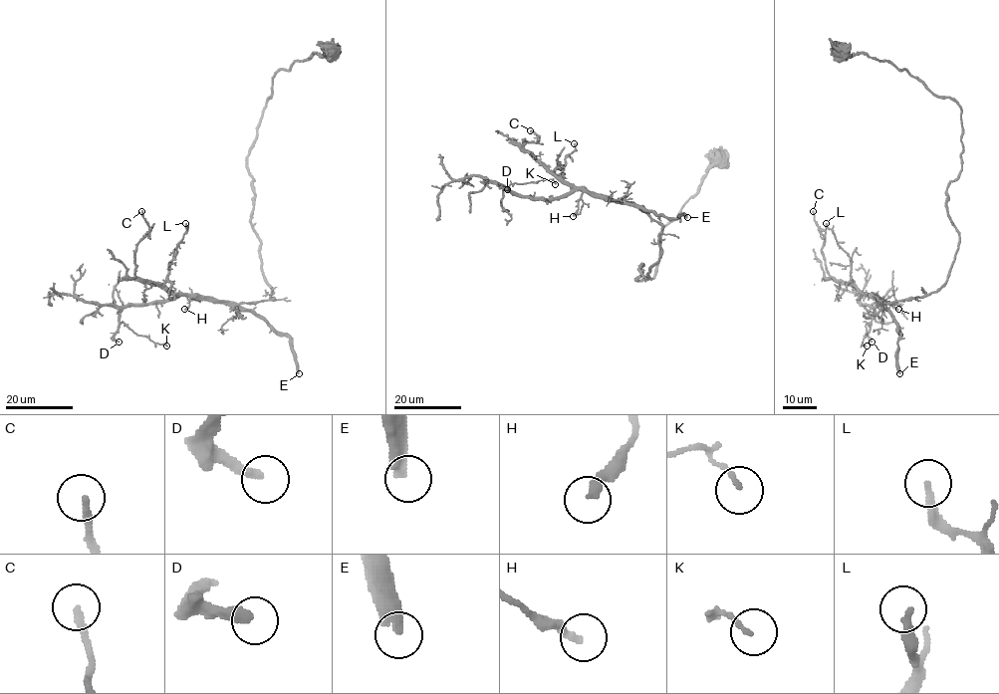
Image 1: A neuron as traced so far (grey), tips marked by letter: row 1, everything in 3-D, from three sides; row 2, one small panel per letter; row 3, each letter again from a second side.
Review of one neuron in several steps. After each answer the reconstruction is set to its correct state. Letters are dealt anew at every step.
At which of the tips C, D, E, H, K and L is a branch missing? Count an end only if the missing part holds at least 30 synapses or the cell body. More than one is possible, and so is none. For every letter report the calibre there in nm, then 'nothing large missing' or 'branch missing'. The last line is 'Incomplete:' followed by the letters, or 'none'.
C: 200 nm thick; nothing large missing
D: 320 nm thick; nothing large missing
E: 360 nm thick; branch missing
H: 240 nm thick; nothing large missing
K: 120 nm thick; nothing large missing
L: 260 nm thick; nothing large missing
Incomplete: E

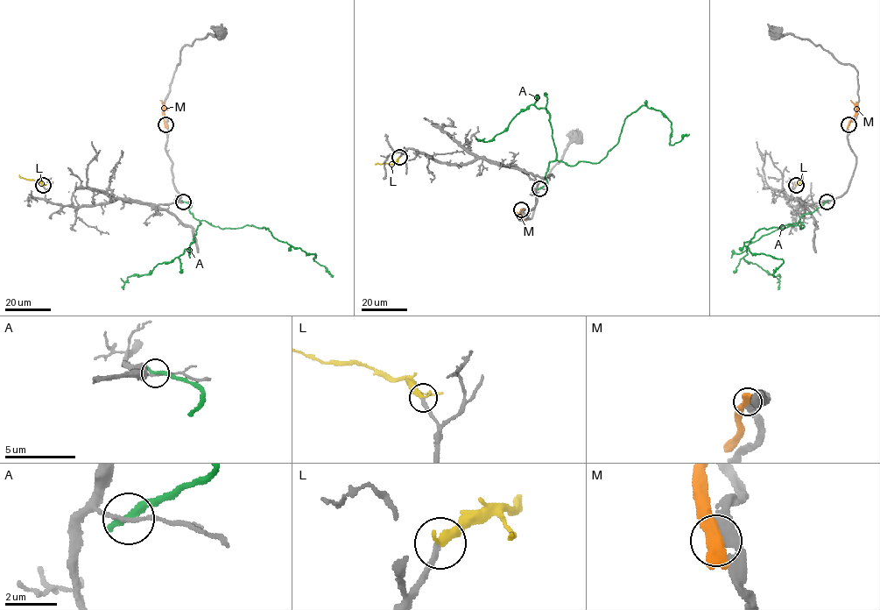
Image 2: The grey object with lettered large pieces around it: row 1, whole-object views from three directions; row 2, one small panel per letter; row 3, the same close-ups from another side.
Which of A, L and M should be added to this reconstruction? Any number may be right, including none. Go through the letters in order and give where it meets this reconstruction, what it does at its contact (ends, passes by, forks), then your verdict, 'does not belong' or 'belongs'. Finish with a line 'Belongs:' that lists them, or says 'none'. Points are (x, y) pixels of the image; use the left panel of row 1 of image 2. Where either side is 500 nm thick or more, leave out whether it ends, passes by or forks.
A: (183, 202) | it ends | does not belong
L: (43, 185) | it ends | belongs
M: (165, 124) | does not belong
Belongs: L

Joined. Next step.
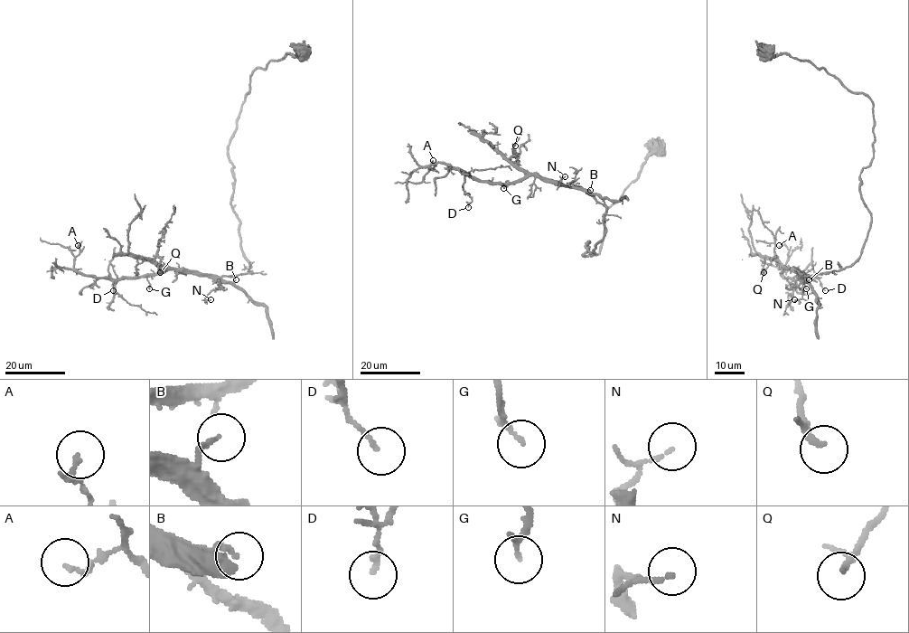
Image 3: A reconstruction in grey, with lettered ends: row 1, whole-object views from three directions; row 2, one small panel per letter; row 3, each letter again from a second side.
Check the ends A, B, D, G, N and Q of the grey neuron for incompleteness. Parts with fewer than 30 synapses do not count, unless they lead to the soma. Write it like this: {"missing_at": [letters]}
{"missing_at": []}

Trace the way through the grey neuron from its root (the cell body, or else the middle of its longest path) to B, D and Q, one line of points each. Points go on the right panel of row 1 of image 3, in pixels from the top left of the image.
B: (767, 51), (823, 69), (873, 104), (873, 159), (860, 174), (871, 218), (862, 252), (809, 279)
D: (767, 51), (823, 69), (873, 104), (862, 252), (838, 270), (793, 269), (796, 278), (810, 264), (825, 290)
Q: (767, 51), (864, 93), (875, 142), (860, 174), (871, 218), (861, 255), (805, 276), (773, 256), (763, 272)

